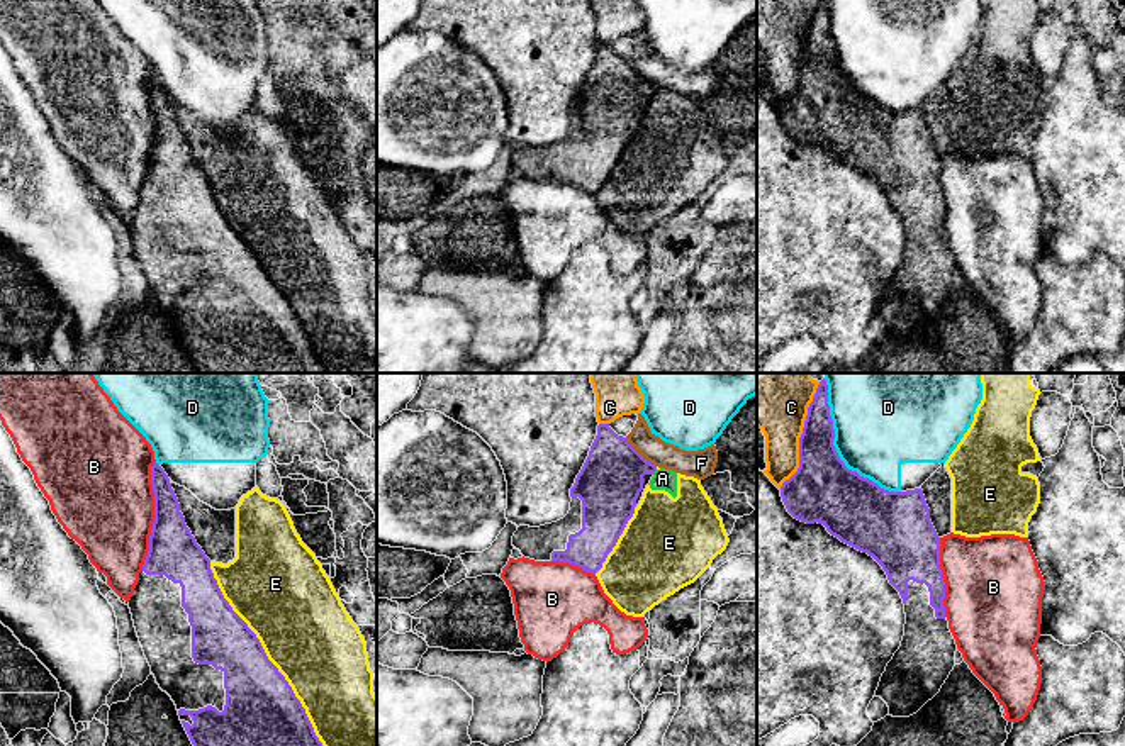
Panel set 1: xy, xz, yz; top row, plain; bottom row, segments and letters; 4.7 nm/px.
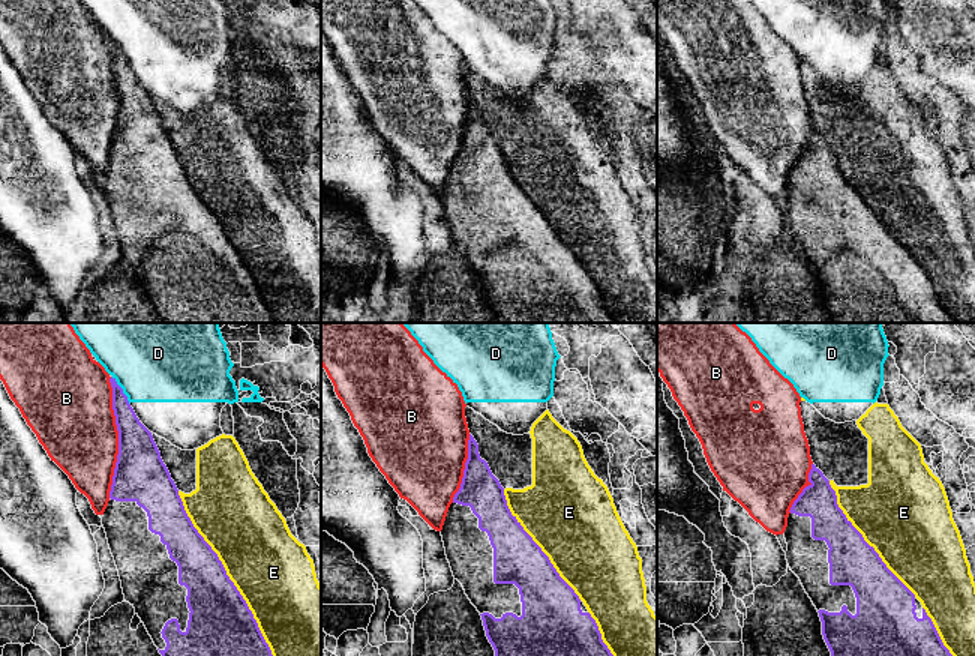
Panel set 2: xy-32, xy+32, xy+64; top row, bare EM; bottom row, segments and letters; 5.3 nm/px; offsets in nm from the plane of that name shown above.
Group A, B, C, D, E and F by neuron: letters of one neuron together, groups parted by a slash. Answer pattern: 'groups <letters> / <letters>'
groups A E / B / C / D / F

